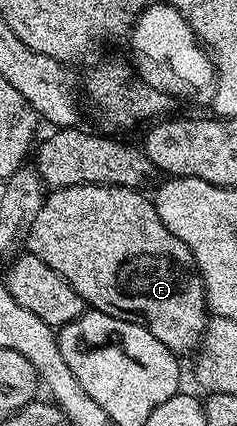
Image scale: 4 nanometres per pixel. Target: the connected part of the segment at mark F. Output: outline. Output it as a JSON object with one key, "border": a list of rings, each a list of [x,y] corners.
{"border":[[[73,185],[67,189],[55,188],[45,198],[43,206],[40,207],[40,213],[32,223],[31,231],[26,237],[25,248],[32,255],[36,255],[36,259],[48,263],[48,267],[52,267],[52,271],[61,275],[82,296],[83,302],[91,310],[107,313],[144,327],[149,333],[156,335],[156,339],[160,339],[160,343],[164,343],[164,347],[168,347],[175,355],[183,355],[182,353],[186,352],[189,354],[191,351],[197,350],[202,332],[206,329],[208,320],[206,290],[202,287],[202,277],[198,274],[194,256],[190,254],[189,247],[176,235],[172,235],[172,231],[168,231],[168,227],[164,227],[153,200],[149,196],[145,197],[144,194],[145,192],[136,189],[126,189],[123,185]]]}

